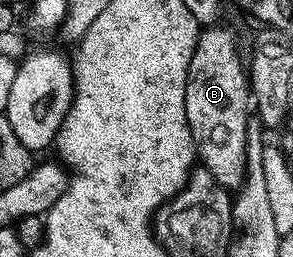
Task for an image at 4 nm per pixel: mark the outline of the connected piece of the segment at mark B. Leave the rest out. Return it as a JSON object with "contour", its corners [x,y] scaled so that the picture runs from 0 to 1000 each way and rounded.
{"contour":[[[703,105],[679,125],[652,245],[642,249],[638,346],[628,354],[628,432],[648,521],[662,545],[662,591],[686,654],[703,658],[768,735],[809,743],[840,685],[840,498],[860,451],[853,307],[833,222],[812,210],[812,160],[785,113]]]}

